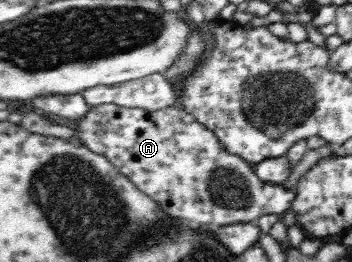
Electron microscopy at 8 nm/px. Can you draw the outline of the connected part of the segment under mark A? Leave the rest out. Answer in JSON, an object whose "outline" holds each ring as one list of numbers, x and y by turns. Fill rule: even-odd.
{"outline":[[104,103,93,106,93,110,83,119,74,122,76,128,72,128,68,122,53,123,50,119,38,115,34,109,22,113,21,126,40,135,60,135,64,139,72,135,78,135,94,152,100,153,111,160,122,175,125,175,148,197,158,202,162,209,172,218,180,218,182,221,194,226,226,226,237,223,257,222,262,215,268,213,284,213,290,207,290,201,294,199,294,190,284,188,281,185,264,183,256,179,252,165,240,157,222,151,218,146,216,135,212,131,204,129,204,125,198,123,192,114,184,111,177,103,168,107,157,108,156,111,148,111,144,107,124,107,116,103]]}

